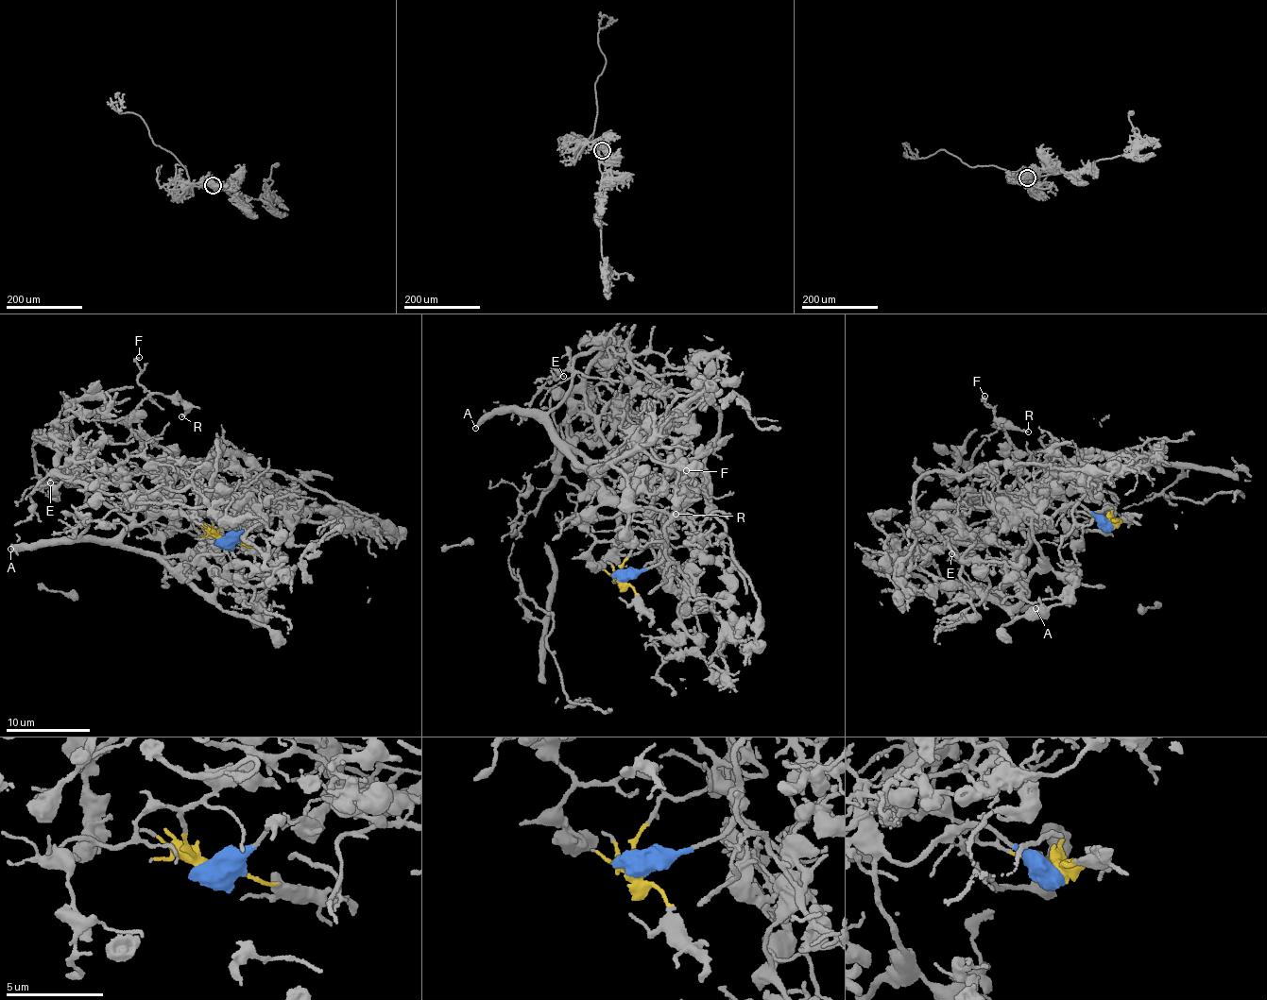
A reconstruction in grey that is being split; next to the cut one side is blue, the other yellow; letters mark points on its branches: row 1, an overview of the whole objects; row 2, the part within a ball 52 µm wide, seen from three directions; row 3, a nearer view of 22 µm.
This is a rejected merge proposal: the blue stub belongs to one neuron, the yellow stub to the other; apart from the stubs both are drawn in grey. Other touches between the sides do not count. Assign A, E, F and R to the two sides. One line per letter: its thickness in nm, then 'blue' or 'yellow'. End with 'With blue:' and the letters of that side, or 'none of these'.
A: 280 nm | blue
E: 80 nm | yellow
F: 180 nm | yellow
R: 150 nm | yellow
With blue: A

